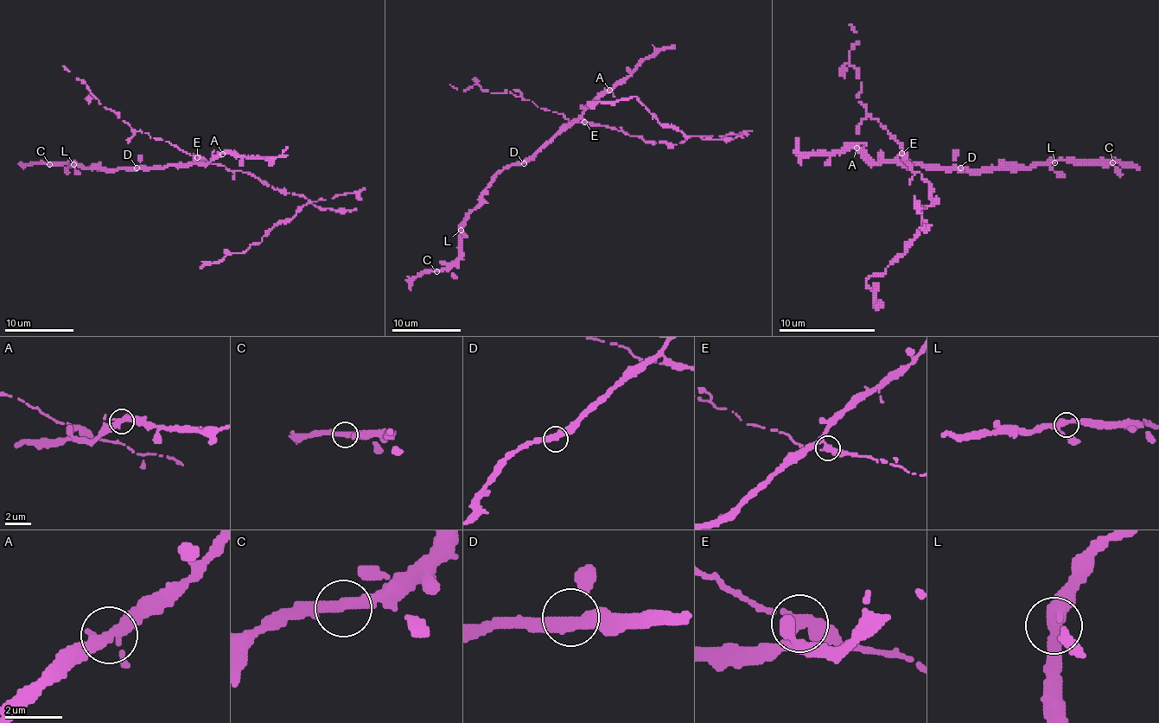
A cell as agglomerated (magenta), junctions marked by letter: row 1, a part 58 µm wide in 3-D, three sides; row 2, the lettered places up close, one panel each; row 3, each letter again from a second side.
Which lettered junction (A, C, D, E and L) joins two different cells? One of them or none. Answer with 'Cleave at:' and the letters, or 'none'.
Cleave at: E

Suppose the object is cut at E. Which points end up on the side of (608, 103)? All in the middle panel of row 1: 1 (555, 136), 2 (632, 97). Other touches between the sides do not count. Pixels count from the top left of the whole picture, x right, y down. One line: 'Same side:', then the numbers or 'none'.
Same side: 2

